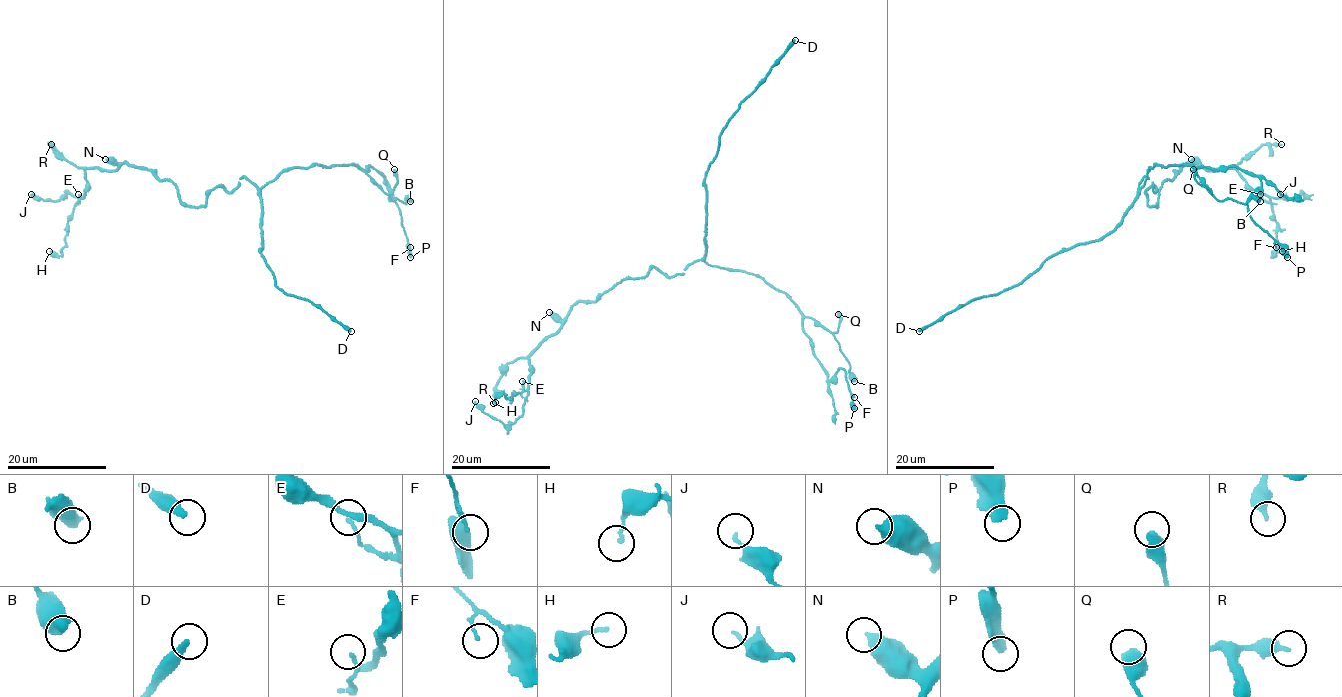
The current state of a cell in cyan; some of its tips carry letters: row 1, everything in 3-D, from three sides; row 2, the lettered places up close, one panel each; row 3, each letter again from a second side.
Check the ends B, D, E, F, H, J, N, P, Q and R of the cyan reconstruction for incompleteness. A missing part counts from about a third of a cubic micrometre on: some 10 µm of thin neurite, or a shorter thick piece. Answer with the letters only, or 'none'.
D

